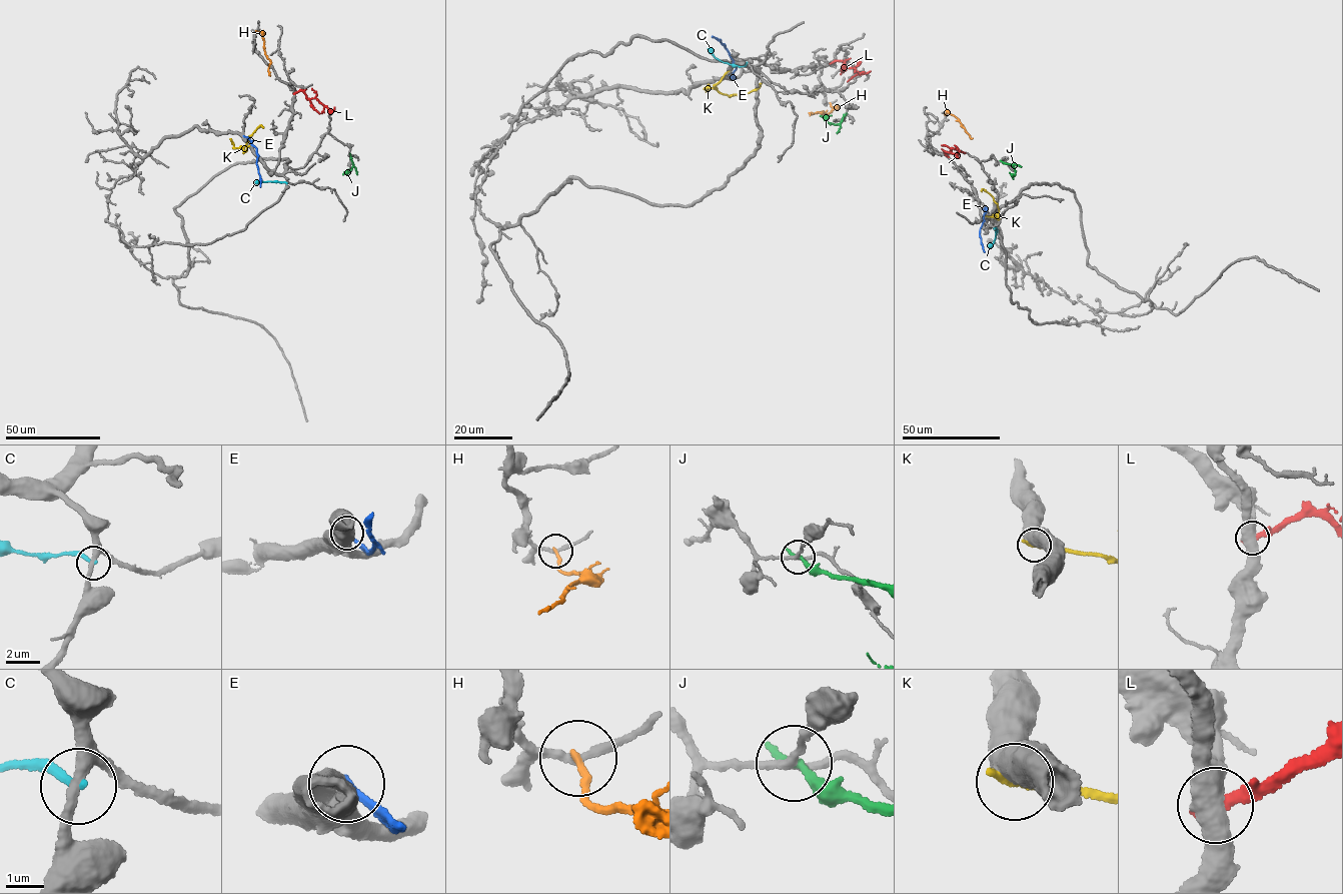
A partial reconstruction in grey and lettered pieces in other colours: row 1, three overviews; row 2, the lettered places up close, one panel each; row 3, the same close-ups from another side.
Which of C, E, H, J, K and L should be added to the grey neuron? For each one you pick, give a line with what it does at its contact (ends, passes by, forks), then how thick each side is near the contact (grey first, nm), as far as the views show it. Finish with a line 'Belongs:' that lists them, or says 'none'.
Belongs: none

